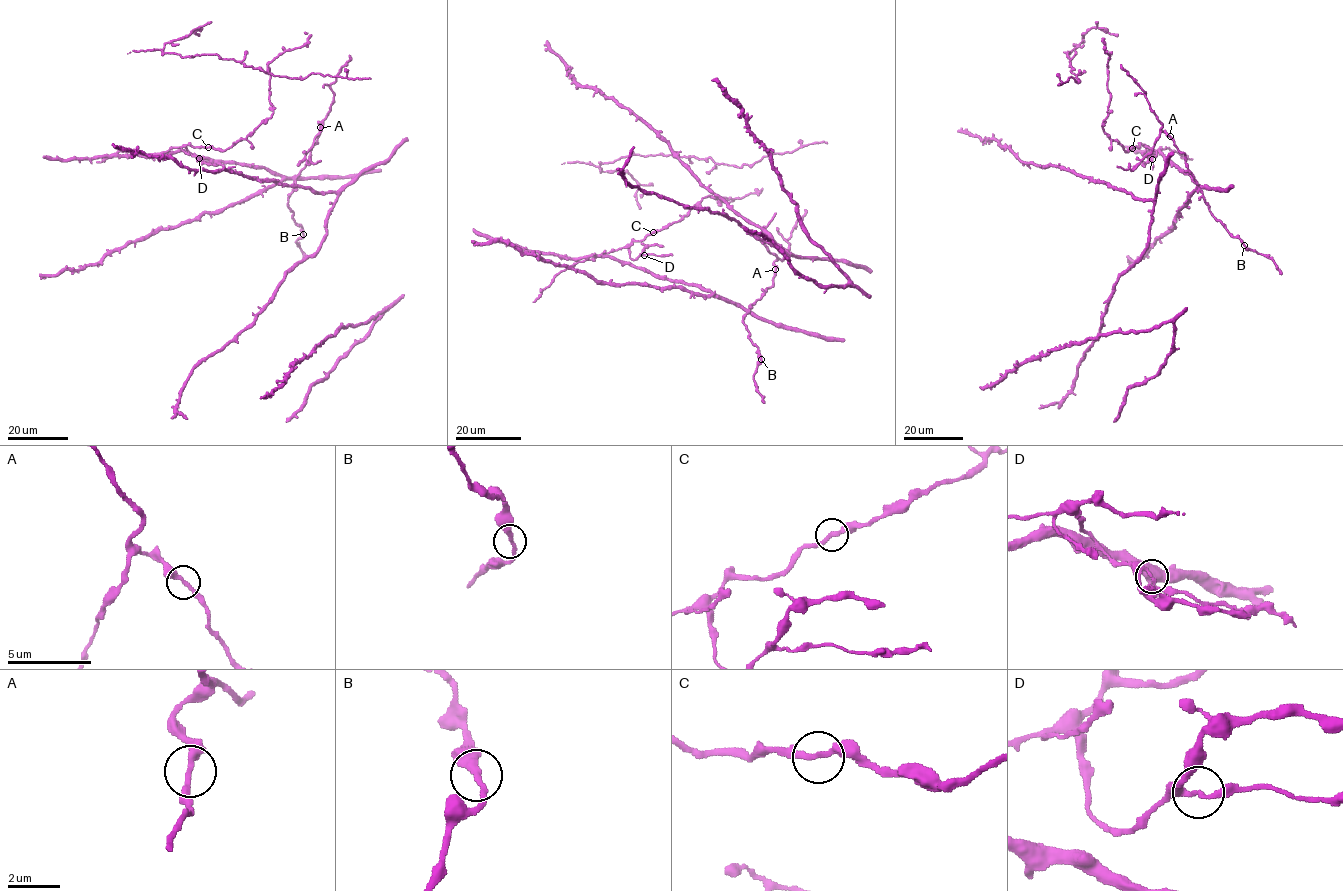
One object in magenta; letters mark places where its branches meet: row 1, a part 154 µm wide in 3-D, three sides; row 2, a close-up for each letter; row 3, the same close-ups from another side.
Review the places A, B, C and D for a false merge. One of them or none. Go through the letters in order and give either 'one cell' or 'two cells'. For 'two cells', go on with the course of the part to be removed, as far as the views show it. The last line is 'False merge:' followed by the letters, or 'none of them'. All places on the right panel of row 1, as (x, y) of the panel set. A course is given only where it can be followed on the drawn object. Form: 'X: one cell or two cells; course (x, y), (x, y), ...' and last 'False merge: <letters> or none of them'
A: one cell
B: one cell
C: one cell
D: one cell
False merge: none of them

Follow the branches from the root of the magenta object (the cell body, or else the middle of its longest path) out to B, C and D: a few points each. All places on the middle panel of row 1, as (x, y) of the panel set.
B: (775, 276), (772, 285), (752, 304), (743, 320), (761, 359)
C: (775, 276), (772, 286), (743, 309), (696, 285), (658, 278), (603, 255), (653, 232)
D: (775, 276), (772, 286), (743, 309), (696, 285), (658, 278), (603, 255), (623, 247), (632, 259), (644, 254)

